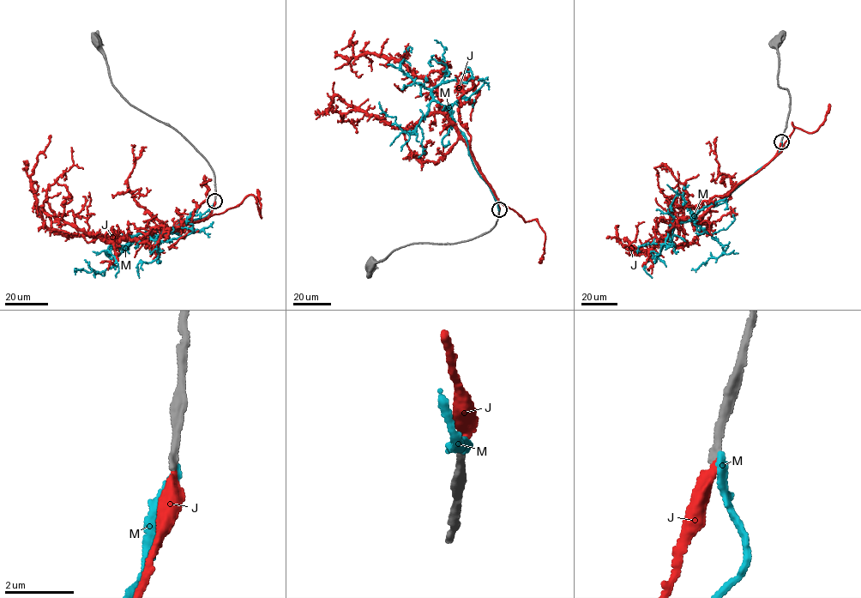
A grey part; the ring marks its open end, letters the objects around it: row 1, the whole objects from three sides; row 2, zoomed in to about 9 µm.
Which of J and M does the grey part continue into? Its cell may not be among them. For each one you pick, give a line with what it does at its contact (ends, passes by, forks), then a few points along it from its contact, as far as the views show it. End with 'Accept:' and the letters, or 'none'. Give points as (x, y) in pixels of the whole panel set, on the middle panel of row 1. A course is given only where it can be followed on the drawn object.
J: it ends | via (499, 209), (491, 188), (446, 116), (430, 112), (401, 129), (337, 95), (324, 112), (332, 109)
Accept: J

